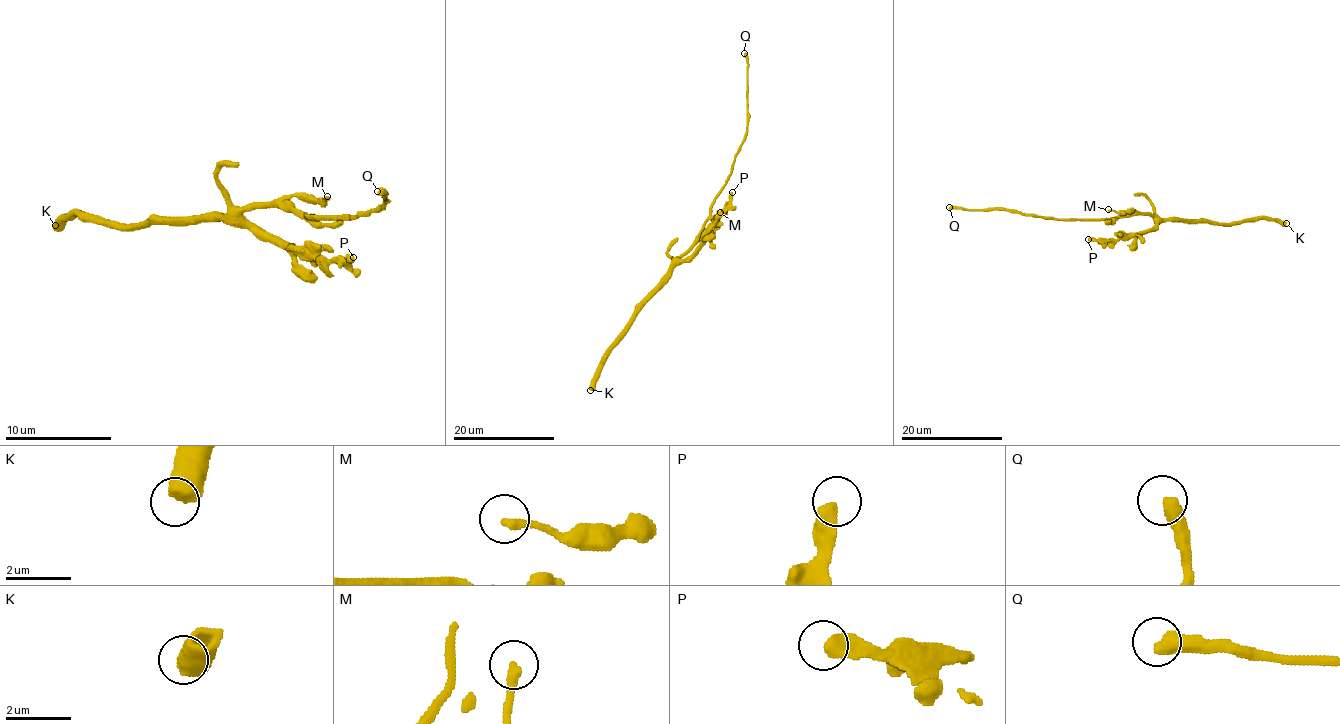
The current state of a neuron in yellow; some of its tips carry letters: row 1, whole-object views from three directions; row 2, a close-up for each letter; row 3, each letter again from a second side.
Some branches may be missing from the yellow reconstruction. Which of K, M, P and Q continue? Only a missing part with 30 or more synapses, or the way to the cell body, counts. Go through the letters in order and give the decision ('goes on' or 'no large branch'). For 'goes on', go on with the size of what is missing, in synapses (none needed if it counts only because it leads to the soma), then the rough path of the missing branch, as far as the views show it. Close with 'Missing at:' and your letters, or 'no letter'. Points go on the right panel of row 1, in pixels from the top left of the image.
K: goes on; about 60 synapses
M: no large branch
P: no large branch
Q: no large branch
Missing at: K

